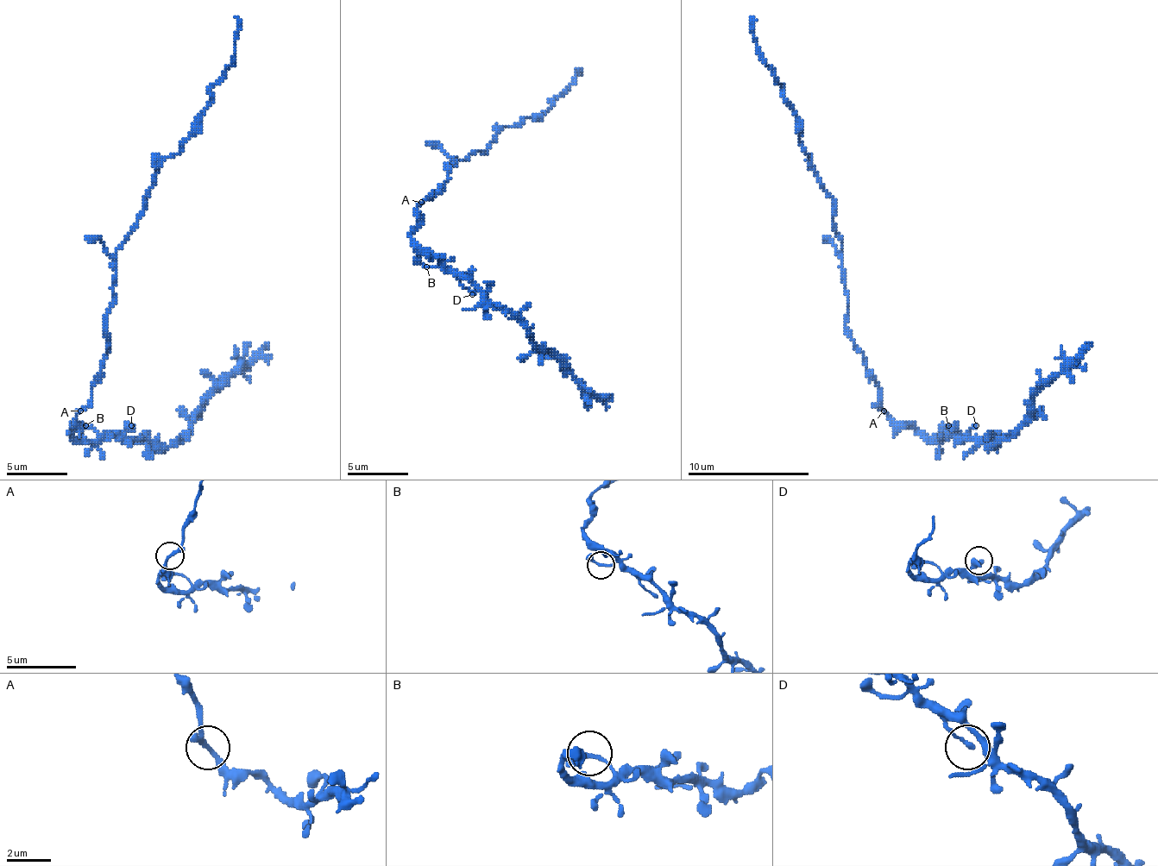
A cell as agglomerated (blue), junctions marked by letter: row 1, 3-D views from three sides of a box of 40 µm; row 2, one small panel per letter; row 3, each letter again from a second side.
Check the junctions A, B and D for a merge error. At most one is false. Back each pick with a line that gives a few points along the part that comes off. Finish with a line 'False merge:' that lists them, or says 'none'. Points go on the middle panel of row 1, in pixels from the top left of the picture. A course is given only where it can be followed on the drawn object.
A: foreign part runs (420, 203), (448, 181), (448, 163), (454, 166), (484, 151), (506, 127), (536, 117), (575, 81), (575, 69)
False merge: A

